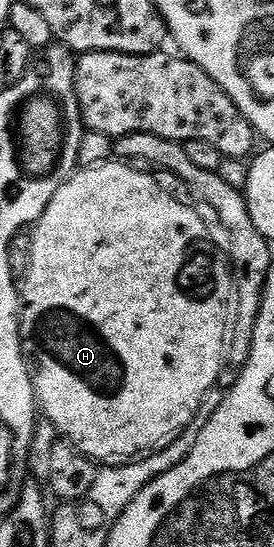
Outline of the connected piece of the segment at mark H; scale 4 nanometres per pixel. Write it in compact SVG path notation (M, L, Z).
M110 159L93 169L74 172L69 180L61 184L59 191L55 191L55 199L47 203L43 215L32 226L31 263L19 285L21 350L29 368L29 378L40 412L44 420L57 428L64 440L97 463L136 459L155 452L182 433L191 419L195 419L195 411L199 411L199 403L203 403L207 391L218 388L225 343L231 329L231 298L234 292L233 270L229 267L228 256L222 246L220 249L213 242L204 219L191 206L172 197L151 174L144 171L149 172L120 159Z

